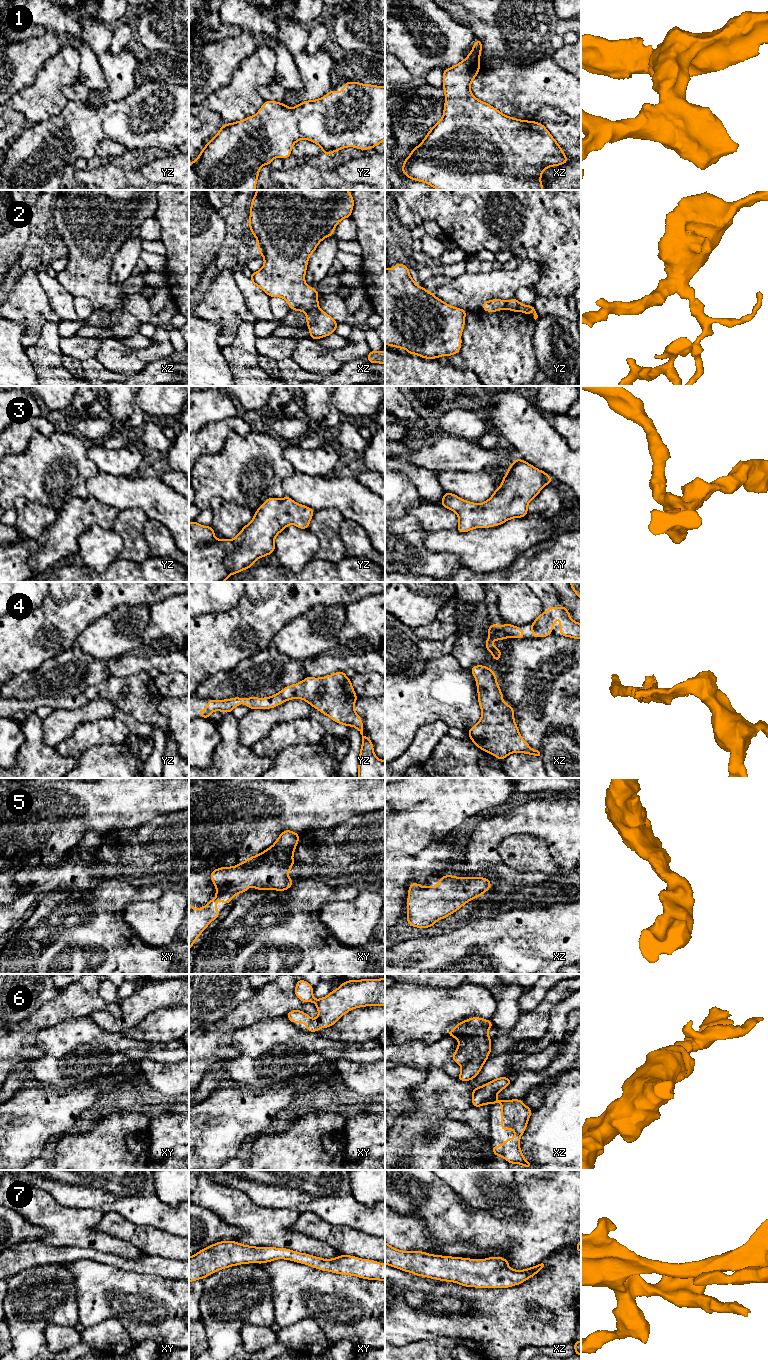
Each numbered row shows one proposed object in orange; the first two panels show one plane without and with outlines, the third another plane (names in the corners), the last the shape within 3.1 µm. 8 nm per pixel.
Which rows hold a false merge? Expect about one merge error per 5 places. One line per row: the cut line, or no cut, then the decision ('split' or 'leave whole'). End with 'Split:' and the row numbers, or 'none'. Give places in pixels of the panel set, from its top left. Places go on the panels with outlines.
1: no cut; leave whole
2: cut in xz along (318, 307), (306, 313); split
3: no cut; leave whole
4: no cut; leave whole
5: no cut; leave whole
6: no cut; leave whole
7: no cut; leave whole
Split: 2

